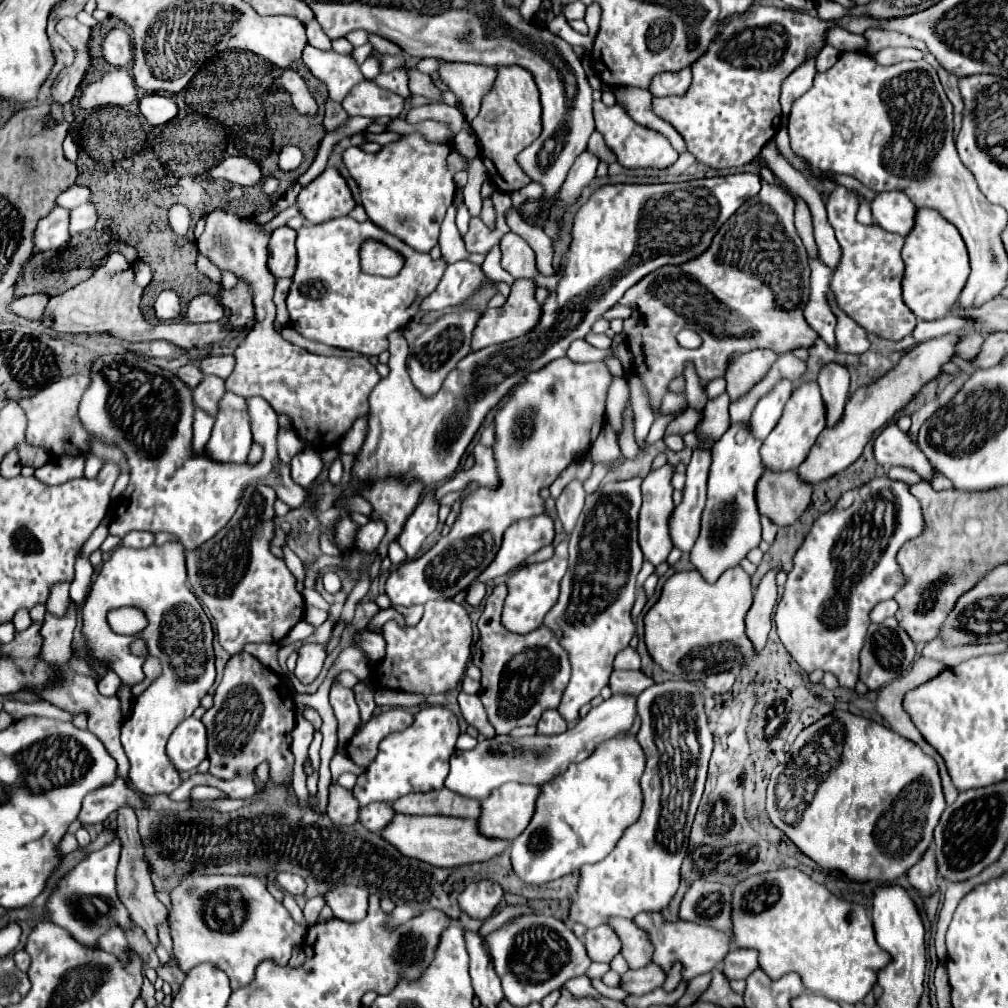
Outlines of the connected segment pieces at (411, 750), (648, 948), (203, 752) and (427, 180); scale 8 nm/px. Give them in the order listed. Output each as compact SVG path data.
M429 705L421 709L409 729L391 733L381 741L379 755L367 767L367 771L357 777L351 793L359 801L359 807L373 801L393 801L393 797L403 797L411 791L441 789L449 773L449 757L455 751L457 737L459 723L447 707Z
M611 919L609 925L615 929L619 939L623 941L621 955L629 963L631 969L641 969L643 965L651 965L653 945L643 929L639 929L631 919Z
M195 717L185 719L169 737L167 755L181 773L197 769L197 765L207 757L205 725Z
M419 133L403 135L401 141L385 145L375 155L359 147L349 147L342 158L351 177L359 183L361 201L369 219L413 249L429 253L437 245L441 221L454 201L453 175L465 169L465 159L449 143L429 143Z

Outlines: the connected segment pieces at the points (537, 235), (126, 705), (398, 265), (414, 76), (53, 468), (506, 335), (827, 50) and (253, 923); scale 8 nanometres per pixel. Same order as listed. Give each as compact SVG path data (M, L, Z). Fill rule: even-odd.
M515 207L507 209L505 219L507 219L507 225L511 227L511 231L517 233L519 237L523 237L535 251L539 273L545 277L557 275L557 269L553 267L553 247L551 247L549 237L545 235L545 231L539 225L527 225Z
M121 685L121 687L119 687L119 691L117 691L117 695L119 695L119 699L121 699L121 707L123 707L123 715L127 717L127 713L131 711L131 703L133 703L133 695L131 695L131 691L129 691L129 687L127 687L127 685Z
M361 247L360 266L370 275L394 277L403 269L403 257L387 247Z
M413 67L409 69L409 85L411 85L413 95L423 95L429 101L441 101L441 91L435 87L431 77Z
M73 455L51 457L47 465L35 469L35 477L47 485L61 485L75 477L83 477L83 467L85 457L73 457Z
M515 279L505 305L499 309L487 309L477 321L477 327L473 331L471 349L477 351L489 345L511 341L519 335L527 335L535 327L535 323L539 323L539 317L541 317L541 305L535 301L535 289L537 289L537 283L533 279Z
M825 45L825 47L823 47L823 51L819 53L817 69L819 69L819 71L827 71L829 67L833 67L833 65L835 65L837 57L839 57L839 51L837 51L835 47L831 47L831 45Z
M191 875L181 881L171 891L169 907L169 927L173 937L173 955L181 971L189 973L195 965L211 963L223 969L231 979L231 989L241 989L249 985L255 977L255 967L263 959L275 959L277 965L287 965L291 951L297 943L303 941L305 929L297 925L289 911L273 899L265 883L255 875ZM219 891L239 891L243 899L243 917L241 923L229 923L233 927L211 929L205 923L205 911L209 899Z

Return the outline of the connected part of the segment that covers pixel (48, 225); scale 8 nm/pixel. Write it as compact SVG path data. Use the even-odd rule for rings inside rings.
M55 207L47 217L43 217L35 229L35 249L55 251L67 245L69 233L69 209Z

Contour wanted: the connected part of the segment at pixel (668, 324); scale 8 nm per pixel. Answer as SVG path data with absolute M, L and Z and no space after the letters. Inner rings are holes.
M761 179L761 193L749 201L743 203L743 207L737 209L737 213L719 229L715 235L711 247L707 253L699 255L695 261L689 261L679 267L661 267L647 277L643 277L639 283L635 283L627 293L621 297L619 303L629 305L631 309L641 311L641 323L635 323L635 315L629 317L623 325L623 331L629 335L627 343L633 351L633 371L641 377L651 407L657 411L661 405L663 395L667 393L667 385L683 373L683 363L693 361L697 375L701 383L709 383L711 379L723 377L727 367L729 353L747 353L753 349L771 349L777 355L789 353L793 349L809 349L815 345L819 335L807 325L807 319L803 317L805 303L809 301L811 287L811 269L809 269L809 257L805 251L805 245L801 243L801 237L795 229L795 205L791 193L787 193L777 183L767 183ZM763 275L779 275L781 293L775 293L775 287L763 279ZM681 329L697 331L703 339L703 345L699 349L683 349L679 347L675 335Z

